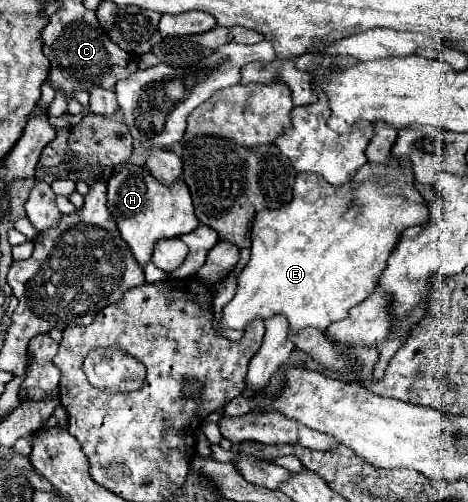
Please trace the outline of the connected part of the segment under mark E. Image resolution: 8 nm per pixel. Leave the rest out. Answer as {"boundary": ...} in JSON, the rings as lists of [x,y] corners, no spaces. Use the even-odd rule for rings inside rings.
{"boundary":[[[393,159],[391,165],[371,165],[371,163],[367,163],[367,165],[363,165],[363,167],[357,171],[355,179],[351,179],[349,183],[343,183],[343,185],[339,185],[339,187],[325,183],[325,179],[321,179],[319,175],[313,175],[313,173],[299,173],[297,179],[295,179],[295,187],[293,187],[293,199],[291,199],[285,207],[281,207],[281,209],[277,209],[277,211],[261,211],[261,213],[257,215],[257,219],[255,219],[255,223],[253,223],[253,229],[251,229],[251,241],[253,241],[253,245],[251,245],[251,261],[247,263],[247,267],[245,267],[245,269],[241,271],[241,275],[239,275],[239,289],[237,289],[233,301],[223,307],[219,327],[223,327],[223,329],[229,329],[229,327],[231,327],[231,329],[241,329],[241,331],[243,331],[243,329],[245,329],[251,321],[255,321],[255,319],[263,319],[263,321],[265,321],[265,319],[271,319],[273,315],[281,313],[281,315],[285,315],[287,321],[289,321],[289,333],[291,333],[291,335],[297,335],[297,333],[303,331],[305,327],[315,327],[315,329],[319,329],[319,331],[325,331],[335,319],[345,319],[345,317],[349,315],[349,309],[351,309],[351,307],[355,307],[357,303],[365,301],[365,299],[375,291],[377,281],[379,281],[379,277],[381,277],[381,273],[383,273],[383,269],[385,269],[385,265],[387,265],[387,257],[389,257],[391,251],[395,249],[401,231],[407,229],[407,227],[425,223],[427,219],[429,219],[429,207],[427,207],[425,199],[419,195],[419,191],[415,189],[415,185],[413,185],[413,173],[411,173],[411,169],[407,169],[407,167],[403,169],[403,167],[397,163],[397,159]]]}

